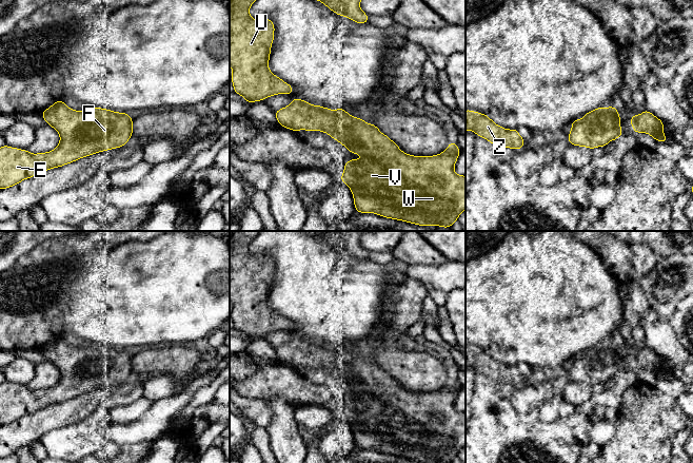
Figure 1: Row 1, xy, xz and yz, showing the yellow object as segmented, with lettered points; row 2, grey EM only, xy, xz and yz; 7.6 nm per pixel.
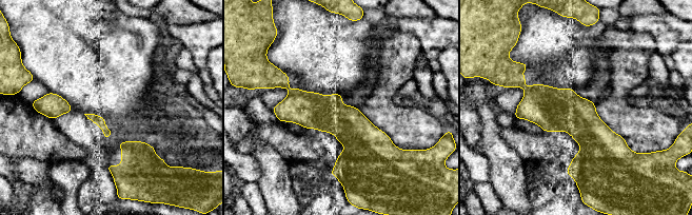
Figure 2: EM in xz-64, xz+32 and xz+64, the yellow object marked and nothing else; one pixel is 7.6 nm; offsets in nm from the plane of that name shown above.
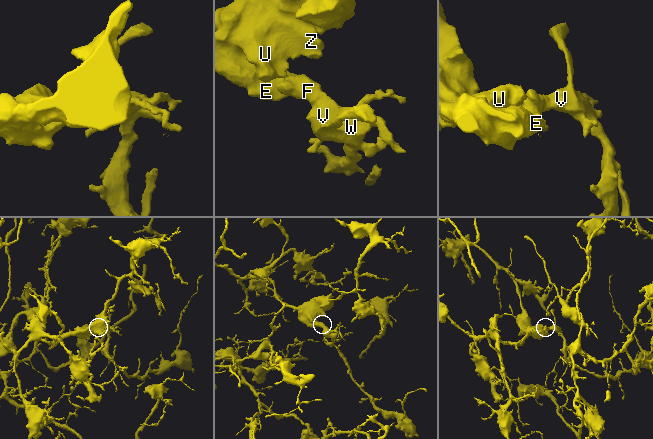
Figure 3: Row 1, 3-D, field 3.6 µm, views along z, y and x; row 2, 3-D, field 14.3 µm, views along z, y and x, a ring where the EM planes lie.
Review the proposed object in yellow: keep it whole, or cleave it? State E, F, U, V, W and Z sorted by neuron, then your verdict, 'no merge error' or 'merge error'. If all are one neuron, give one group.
E F U V W Z | no merge error

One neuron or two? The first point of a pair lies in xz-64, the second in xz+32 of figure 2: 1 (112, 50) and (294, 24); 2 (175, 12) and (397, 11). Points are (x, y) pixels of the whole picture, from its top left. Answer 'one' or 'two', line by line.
1: one
2: one

